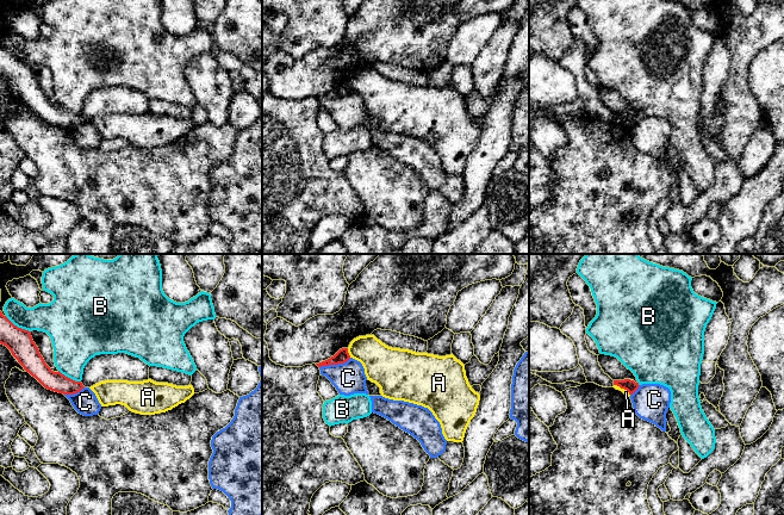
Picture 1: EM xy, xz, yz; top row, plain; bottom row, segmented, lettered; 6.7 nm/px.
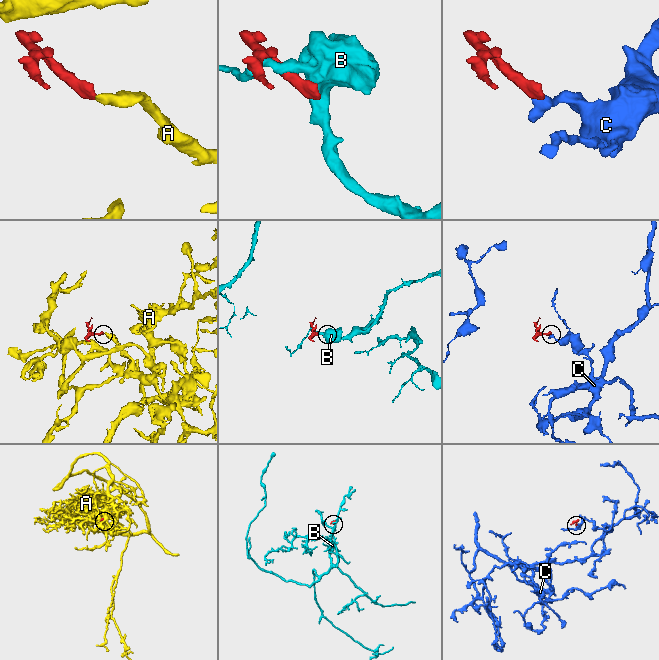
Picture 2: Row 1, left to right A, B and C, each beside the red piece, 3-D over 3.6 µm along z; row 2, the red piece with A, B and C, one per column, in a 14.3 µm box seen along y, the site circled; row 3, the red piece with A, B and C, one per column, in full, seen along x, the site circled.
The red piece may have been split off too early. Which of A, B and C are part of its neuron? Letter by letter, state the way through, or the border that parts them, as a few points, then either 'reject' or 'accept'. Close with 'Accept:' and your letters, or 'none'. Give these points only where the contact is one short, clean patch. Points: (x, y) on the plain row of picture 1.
A: border xz (347, 81), (350, 90); reject
B: reject
C: border xz (350, 91), (343, 95), (322, 98), (319, 100); reject
Accept: none

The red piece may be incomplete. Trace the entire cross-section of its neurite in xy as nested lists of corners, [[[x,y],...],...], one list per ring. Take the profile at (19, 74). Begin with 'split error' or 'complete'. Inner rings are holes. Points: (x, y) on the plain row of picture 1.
complete | [[[0,44],[0,76],[6,79],[18,95],[35,110],[45,122],[74,128],[85,119],[60,104],[54,105],[44,94],[38,80],[32,73],[31,64],[18,61]]]

